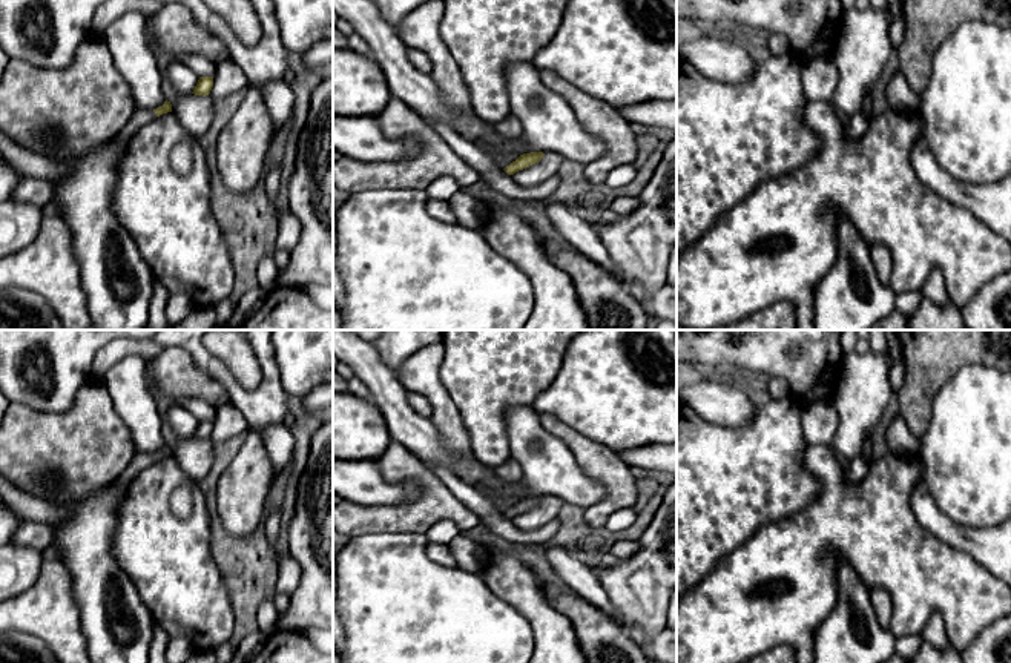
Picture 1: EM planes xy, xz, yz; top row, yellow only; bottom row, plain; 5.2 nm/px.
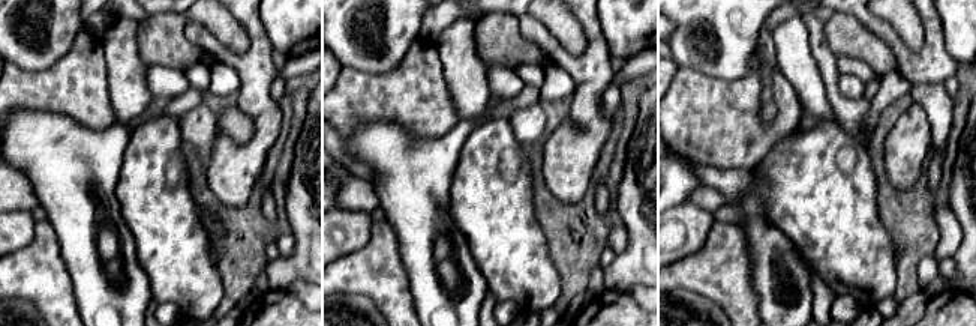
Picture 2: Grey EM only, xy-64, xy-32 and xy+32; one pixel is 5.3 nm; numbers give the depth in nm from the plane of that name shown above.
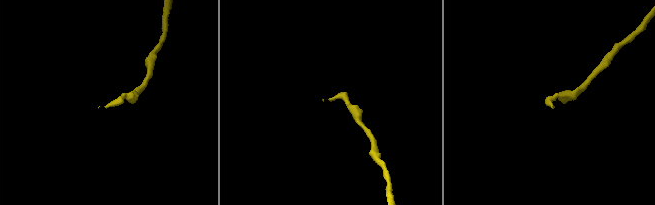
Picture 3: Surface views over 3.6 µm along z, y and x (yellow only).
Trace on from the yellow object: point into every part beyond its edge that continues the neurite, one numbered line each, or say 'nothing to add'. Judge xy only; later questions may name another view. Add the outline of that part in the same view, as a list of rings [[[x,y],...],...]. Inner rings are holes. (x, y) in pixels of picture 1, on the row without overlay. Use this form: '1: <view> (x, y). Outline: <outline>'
1: xy (118, 628). Outline: [[[137,453],[127,468],[104,488],[86,494],[78,502],[64,502],[57,506],[64,510],[64,519],[51,526],[54,531],[54,546],[61,552],[60,562],[68,568],[72,580],[75,602],[80,608],[81,629],[87,642],[91,663],[149,663],[149,646],[153,638],[155,620],[141,600],[133,582],[123,571],[114,554],[114,534],[117,528],[117,511],[127,483],[144,468],[156,462],[152,453]]]

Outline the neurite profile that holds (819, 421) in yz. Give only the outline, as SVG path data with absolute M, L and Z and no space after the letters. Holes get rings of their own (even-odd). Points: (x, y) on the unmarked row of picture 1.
M833 399L801 407L799 419L807 447L832 445L839 424L839 414Z

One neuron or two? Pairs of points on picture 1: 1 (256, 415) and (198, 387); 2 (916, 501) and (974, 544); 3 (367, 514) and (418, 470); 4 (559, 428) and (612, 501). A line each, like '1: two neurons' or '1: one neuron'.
1: two neurons
2: one neuron
3: one neuron
4: one neuron

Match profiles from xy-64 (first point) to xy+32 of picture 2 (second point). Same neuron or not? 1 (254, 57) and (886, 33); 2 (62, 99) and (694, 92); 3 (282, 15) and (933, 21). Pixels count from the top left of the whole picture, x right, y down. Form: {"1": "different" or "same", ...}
{"1": "same", "2": "same", "3": "different"}

